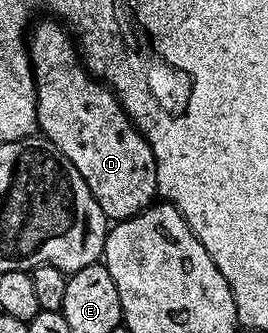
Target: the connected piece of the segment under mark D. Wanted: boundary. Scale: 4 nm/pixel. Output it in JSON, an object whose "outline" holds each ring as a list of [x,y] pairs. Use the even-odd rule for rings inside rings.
{"outline":[[[35,22],[28,35],[30,66],[34,73],[34,88],[38,94],[38,125],[41,134],[52,145],[56,145],[56,149],[60,149],[60,153],[64,153],[64,157],[68,157],[72,165],[76,165],[80,177],[84,177],[84,185],[92,189],[92,197],[96,197],[107,220],[131,219],[151,206],[158,195],[156,157],[148,141],[138,132],[138,128],[122,108],[117,95],[90,74],[71,32],[61,22],[49,22]]]}

